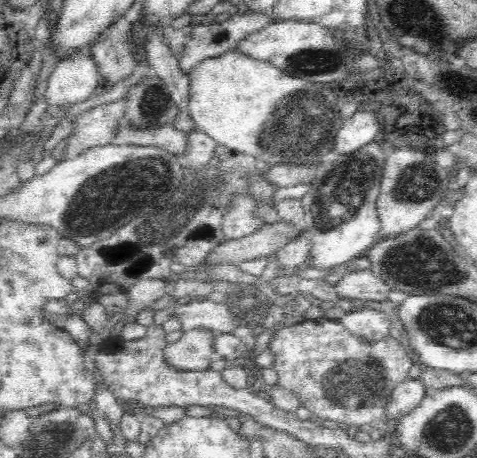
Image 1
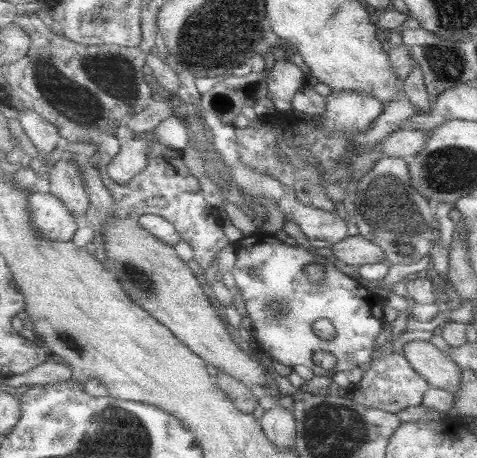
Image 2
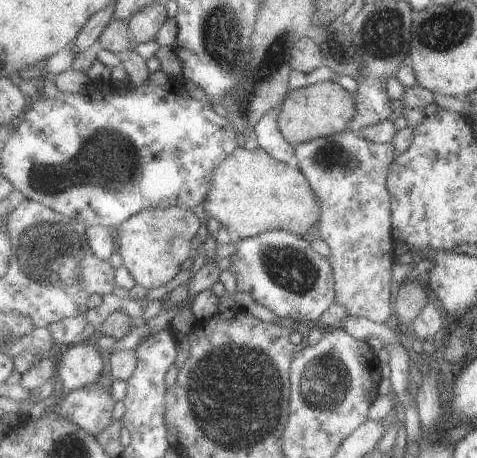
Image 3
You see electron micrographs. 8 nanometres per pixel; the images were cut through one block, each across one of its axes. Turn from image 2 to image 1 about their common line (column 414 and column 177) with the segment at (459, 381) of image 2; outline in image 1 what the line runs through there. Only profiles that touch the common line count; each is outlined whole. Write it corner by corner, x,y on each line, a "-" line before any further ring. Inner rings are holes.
194,328
184,332
184,336
166,348
166,358
170,358
170,366
178,366
184,370
206,370
216,356
216,338
220,334
208,328

